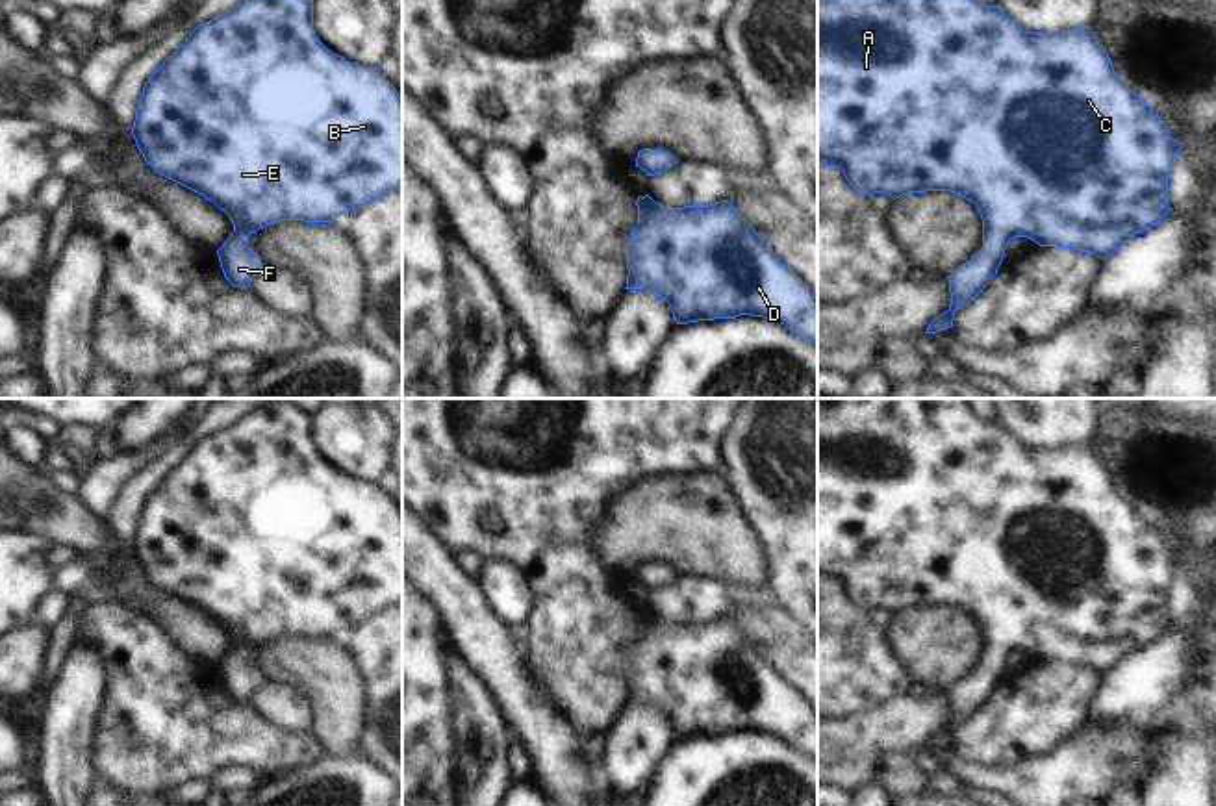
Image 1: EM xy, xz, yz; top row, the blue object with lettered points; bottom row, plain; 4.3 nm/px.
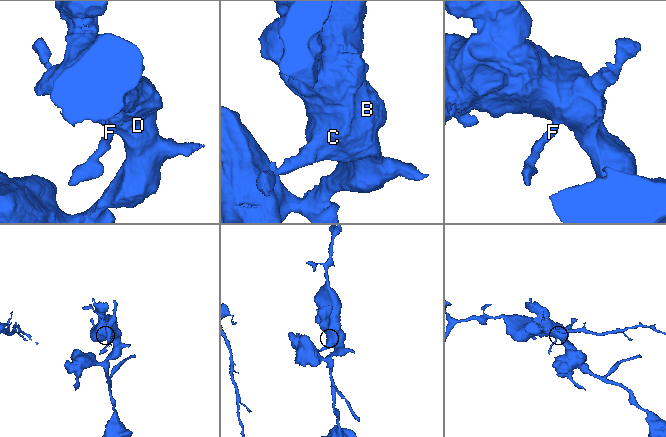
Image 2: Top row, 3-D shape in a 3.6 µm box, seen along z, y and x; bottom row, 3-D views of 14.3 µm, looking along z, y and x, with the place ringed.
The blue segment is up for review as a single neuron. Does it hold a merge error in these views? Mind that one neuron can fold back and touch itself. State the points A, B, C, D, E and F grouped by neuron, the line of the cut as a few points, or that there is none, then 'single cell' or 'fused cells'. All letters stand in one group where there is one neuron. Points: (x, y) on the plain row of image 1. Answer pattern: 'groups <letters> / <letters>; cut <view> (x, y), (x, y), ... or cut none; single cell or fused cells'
groups A B C D E F; cut none; single cell

